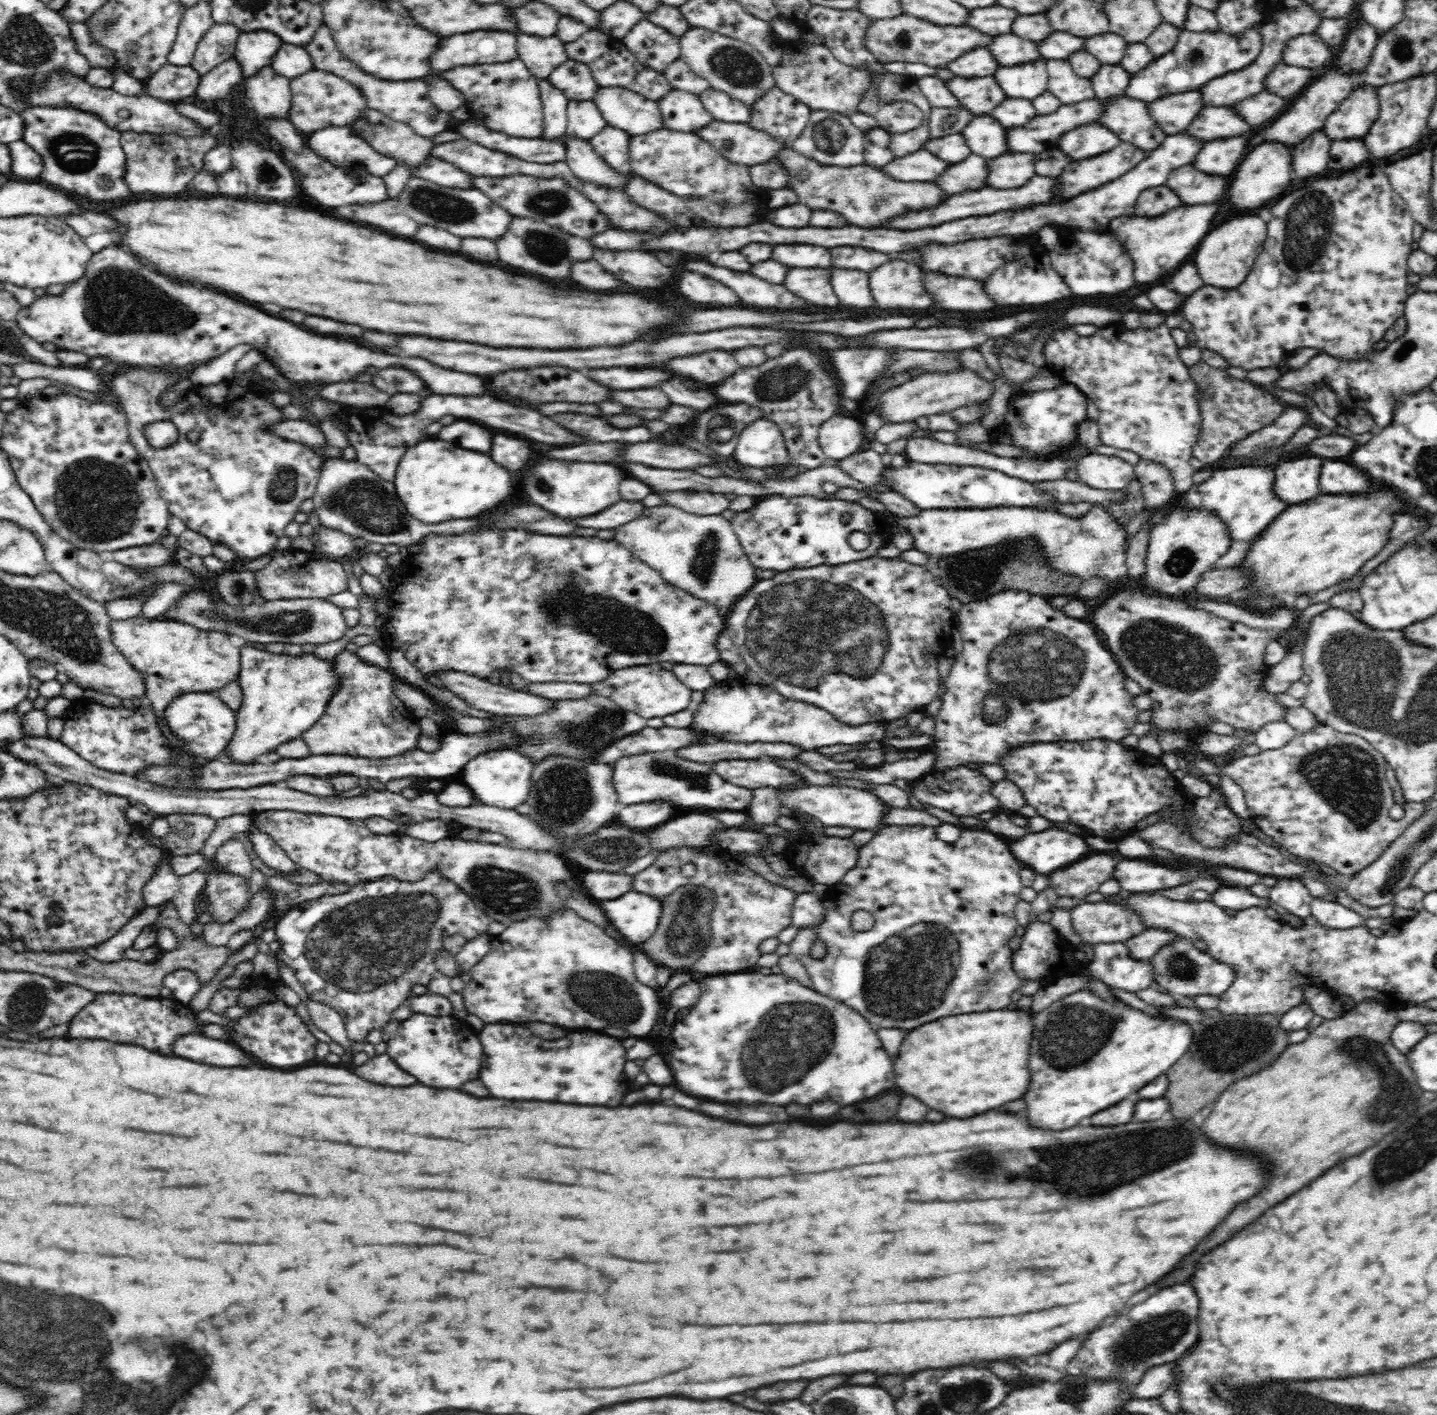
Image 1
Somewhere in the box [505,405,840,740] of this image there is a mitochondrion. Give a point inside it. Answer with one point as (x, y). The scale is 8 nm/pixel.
(623, 628)

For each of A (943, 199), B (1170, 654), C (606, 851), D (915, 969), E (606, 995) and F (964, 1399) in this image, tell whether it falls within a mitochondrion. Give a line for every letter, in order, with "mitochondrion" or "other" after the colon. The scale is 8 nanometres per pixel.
A: other
B: mitochondrion
C: mitochondrion
D: mitochondrion
E: mitochondrion
F: mitochondrion

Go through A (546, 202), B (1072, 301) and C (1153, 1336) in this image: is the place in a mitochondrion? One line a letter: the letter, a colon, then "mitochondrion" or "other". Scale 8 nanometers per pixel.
A: mitochondrion
B: other
C: mitochondrion

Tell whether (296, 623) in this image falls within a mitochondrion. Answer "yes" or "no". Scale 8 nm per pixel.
yes

